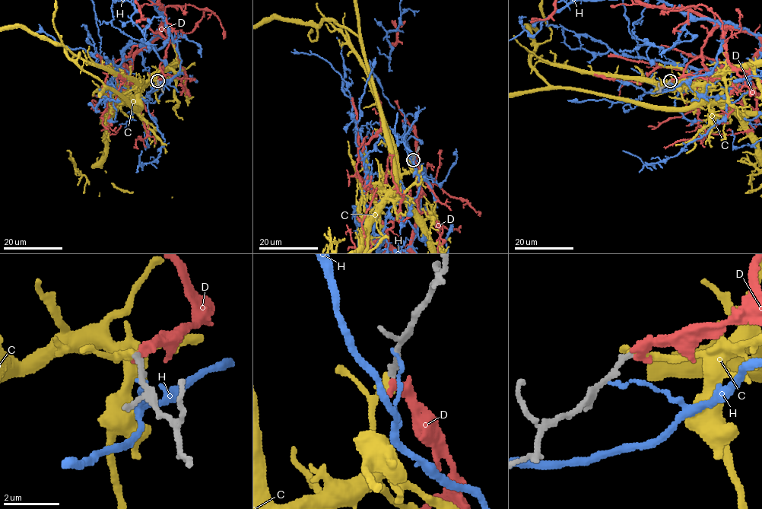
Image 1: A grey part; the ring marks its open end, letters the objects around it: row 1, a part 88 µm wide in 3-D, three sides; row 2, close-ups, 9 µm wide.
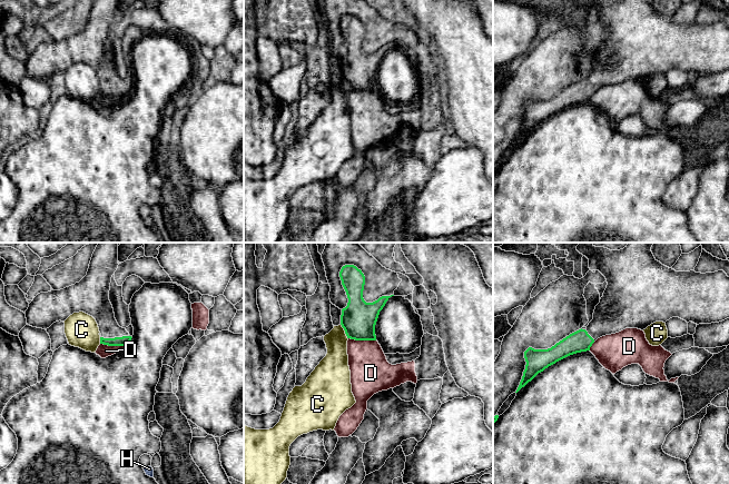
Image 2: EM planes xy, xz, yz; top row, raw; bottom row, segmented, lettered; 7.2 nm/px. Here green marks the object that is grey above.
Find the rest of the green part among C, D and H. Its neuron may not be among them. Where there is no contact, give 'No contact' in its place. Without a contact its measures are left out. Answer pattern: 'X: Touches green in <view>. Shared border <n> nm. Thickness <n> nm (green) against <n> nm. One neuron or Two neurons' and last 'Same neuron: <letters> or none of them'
C: Touches green in xz. Shared border 120 nm. Thickness 260 nm (green) against 190 nm. Two neurons
D: Touches green in xy. Shared border 200 nm. Thickness 70 nm (green) against 100 nm. Two neurons
H: No contact. Two neurons
Same neuron: none of them

